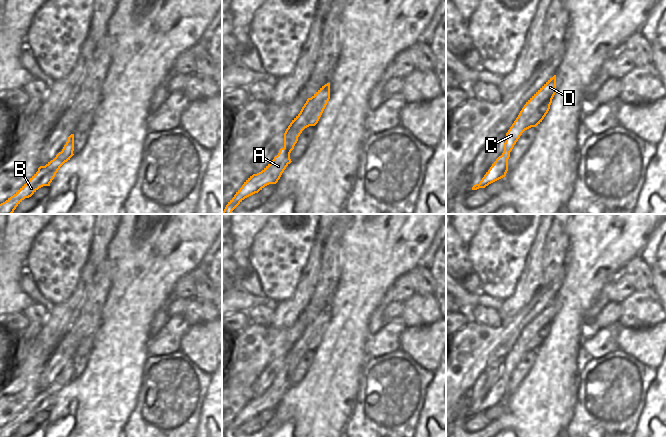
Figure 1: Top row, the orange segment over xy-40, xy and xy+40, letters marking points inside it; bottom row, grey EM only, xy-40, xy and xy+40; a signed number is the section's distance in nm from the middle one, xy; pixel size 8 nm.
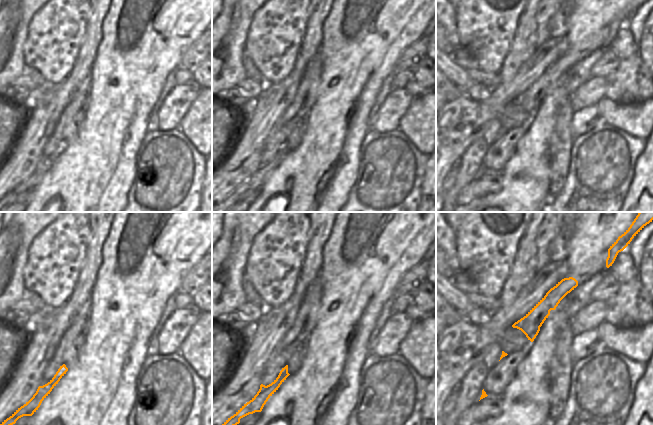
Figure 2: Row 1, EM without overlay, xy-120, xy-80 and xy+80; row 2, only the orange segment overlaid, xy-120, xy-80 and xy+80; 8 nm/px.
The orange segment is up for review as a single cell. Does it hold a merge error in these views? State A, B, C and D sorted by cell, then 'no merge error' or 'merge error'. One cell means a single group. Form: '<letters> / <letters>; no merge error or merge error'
A B C D; no merge error

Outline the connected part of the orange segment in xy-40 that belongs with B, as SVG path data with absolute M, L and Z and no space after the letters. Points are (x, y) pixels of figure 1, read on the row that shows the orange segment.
M71 134L62 151L53 160L45 166L40 166L38 171L13 196L0 204L0 214L12 214L25 198L31 197L43 186L50 186L60 167L74 155L73 151L74 134Z

